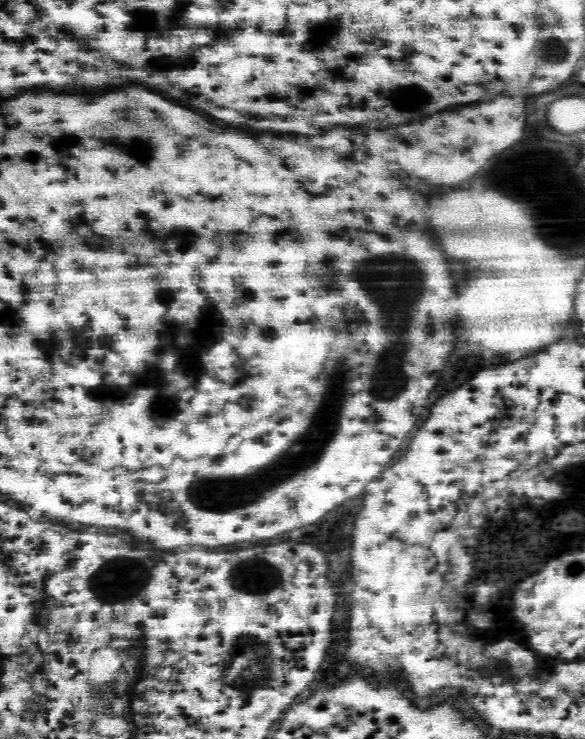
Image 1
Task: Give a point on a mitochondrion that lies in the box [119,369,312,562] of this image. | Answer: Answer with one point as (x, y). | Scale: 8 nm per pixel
(199, 491)

